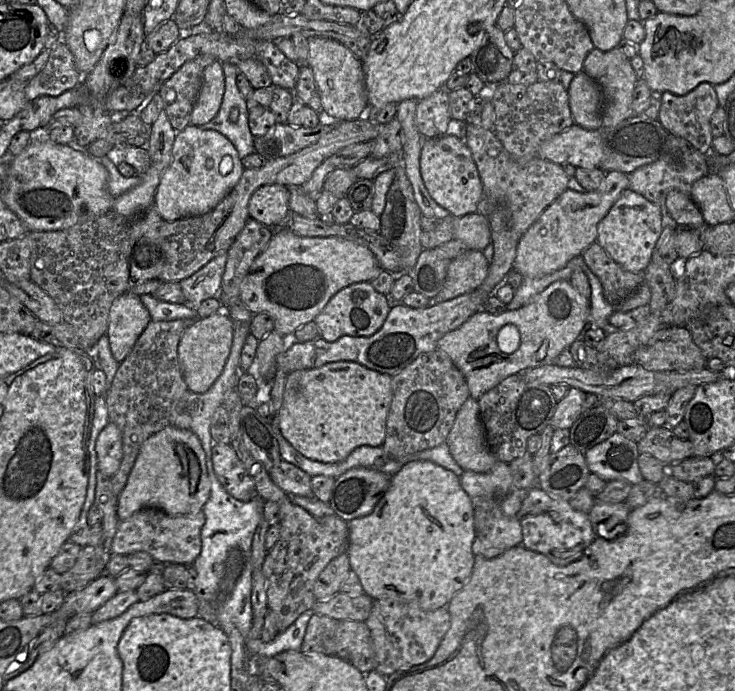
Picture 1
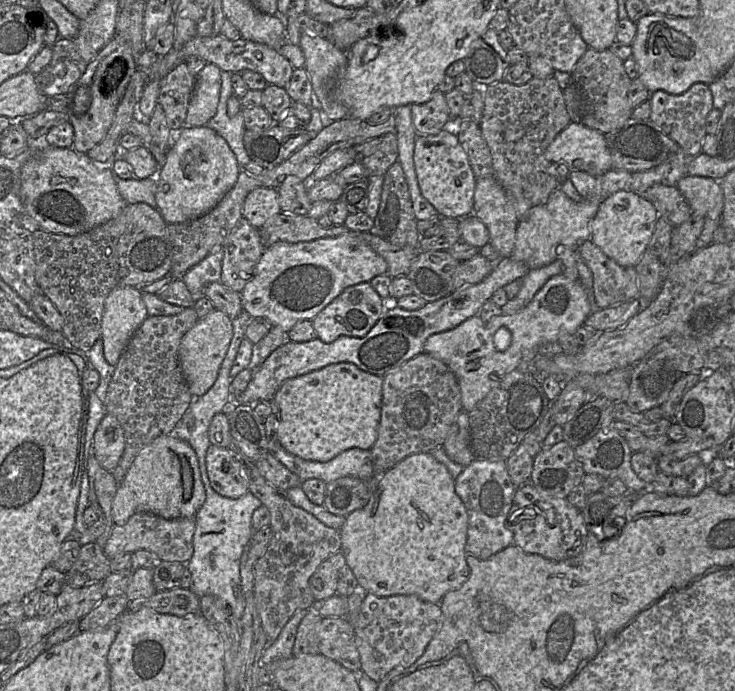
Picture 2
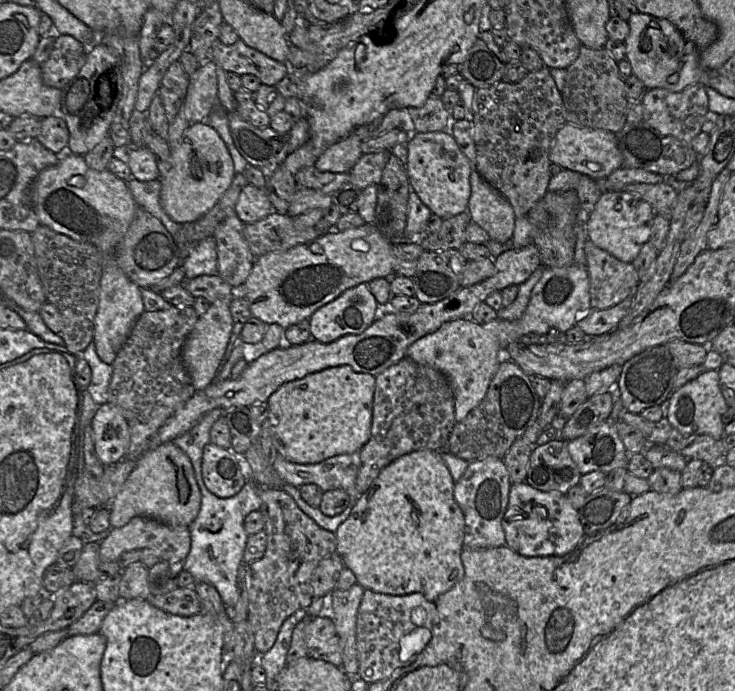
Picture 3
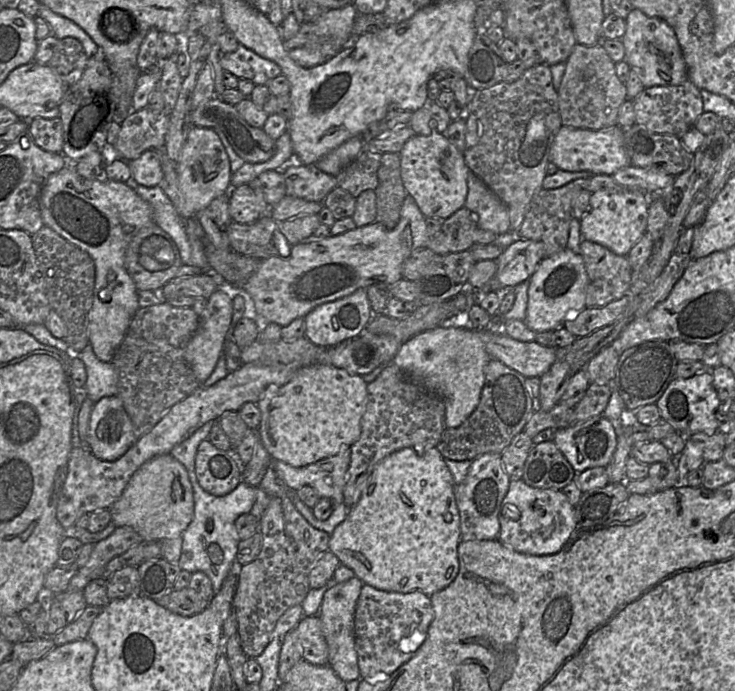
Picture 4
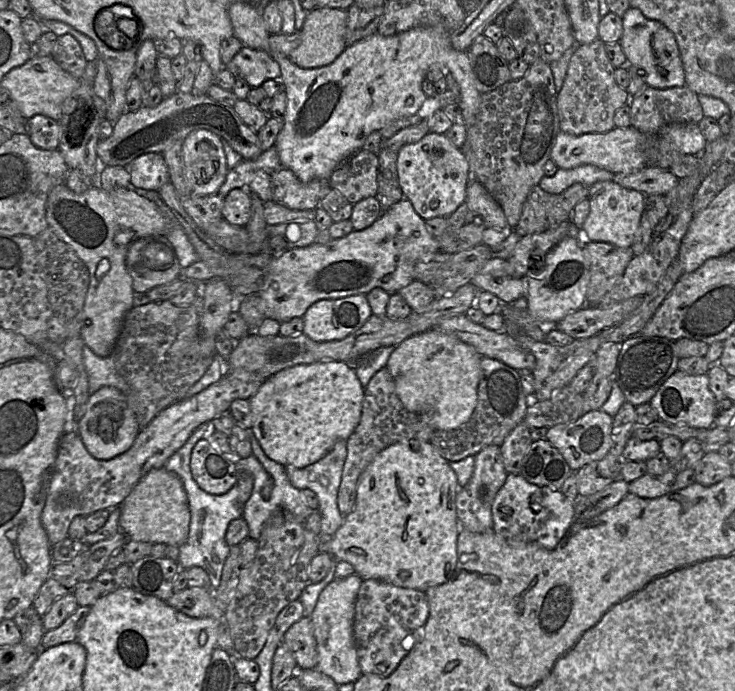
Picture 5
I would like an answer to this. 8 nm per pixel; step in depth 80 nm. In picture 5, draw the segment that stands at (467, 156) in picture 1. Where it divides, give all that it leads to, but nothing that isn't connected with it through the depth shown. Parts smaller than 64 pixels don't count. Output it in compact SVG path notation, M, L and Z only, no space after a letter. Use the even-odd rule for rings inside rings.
M428 132L419 141L404 145L397 155L397 173L404 198L408 199L417 214L424 220L448 217L466 201L469 165L462 151L455 147L445 134Z

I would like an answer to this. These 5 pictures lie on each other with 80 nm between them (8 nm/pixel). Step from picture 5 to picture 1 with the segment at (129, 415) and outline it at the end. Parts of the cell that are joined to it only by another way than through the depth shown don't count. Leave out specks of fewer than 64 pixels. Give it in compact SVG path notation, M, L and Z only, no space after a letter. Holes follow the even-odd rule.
M109 422L99 433L95 449L98 470L111 478L119 469L123 456L122 433L115 423Z

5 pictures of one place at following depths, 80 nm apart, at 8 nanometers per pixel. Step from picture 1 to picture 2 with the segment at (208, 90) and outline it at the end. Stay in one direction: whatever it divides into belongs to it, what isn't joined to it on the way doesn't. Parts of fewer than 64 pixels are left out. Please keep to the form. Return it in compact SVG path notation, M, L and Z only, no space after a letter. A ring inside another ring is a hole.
M207 63L196 75L185 119L186 126L205 126L216 114L222 86L221 72L215 64Z

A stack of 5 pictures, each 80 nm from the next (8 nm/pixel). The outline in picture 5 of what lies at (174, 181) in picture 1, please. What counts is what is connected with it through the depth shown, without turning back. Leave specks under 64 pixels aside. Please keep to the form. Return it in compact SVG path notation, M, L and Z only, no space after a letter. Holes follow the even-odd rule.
M196 130L182 143L183 170L195 195L218 193L225 181L228 167L221 137L209 130Z

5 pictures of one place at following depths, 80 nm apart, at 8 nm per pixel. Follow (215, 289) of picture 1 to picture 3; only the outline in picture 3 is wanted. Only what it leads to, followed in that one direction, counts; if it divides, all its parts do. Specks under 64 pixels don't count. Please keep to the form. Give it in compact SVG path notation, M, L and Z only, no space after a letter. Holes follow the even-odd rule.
M213 237L200 241L182 262L185 278L193 279L201 275L217 275L217 246Z

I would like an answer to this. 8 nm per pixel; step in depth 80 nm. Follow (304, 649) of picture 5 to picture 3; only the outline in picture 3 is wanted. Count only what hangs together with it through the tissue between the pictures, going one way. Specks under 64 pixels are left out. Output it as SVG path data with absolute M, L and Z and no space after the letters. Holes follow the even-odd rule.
M311 617L305 629L305 642L308 657L342 667L341 643L335 624L330 617Z

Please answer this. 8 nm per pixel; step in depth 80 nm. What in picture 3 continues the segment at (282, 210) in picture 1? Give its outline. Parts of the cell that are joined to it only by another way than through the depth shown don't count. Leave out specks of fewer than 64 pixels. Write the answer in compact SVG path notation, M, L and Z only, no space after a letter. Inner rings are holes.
M247 184L241 190L234 210L245 224L257 222L272 212L277 212L266 191L251 184Z

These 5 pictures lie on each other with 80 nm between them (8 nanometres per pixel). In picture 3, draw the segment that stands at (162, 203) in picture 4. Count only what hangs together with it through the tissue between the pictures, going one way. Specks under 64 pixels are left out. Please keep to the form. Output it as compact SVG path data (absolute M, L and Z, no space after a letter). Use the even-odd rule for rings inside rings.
M130 178L125 182L139 208L146 210L158 218L173 239L175 239L175 235L181 224L173 221L163 209L160 199L160 180L155 179L142 182L135 178Z

